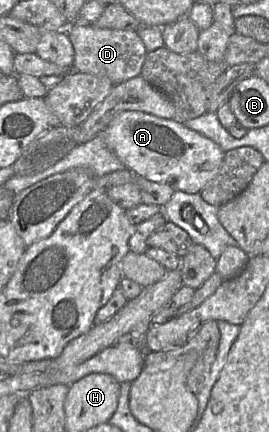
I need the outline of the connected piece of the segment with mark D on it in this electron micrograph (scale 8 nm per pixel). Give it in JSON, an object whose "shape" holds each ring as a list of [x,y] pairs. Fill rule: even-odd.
{"shape":[[[69,24],[66,32],[74,49],[72,69],[81,73],[107,77],[114,85],[141,74],[147,51],[137,31]]]}

